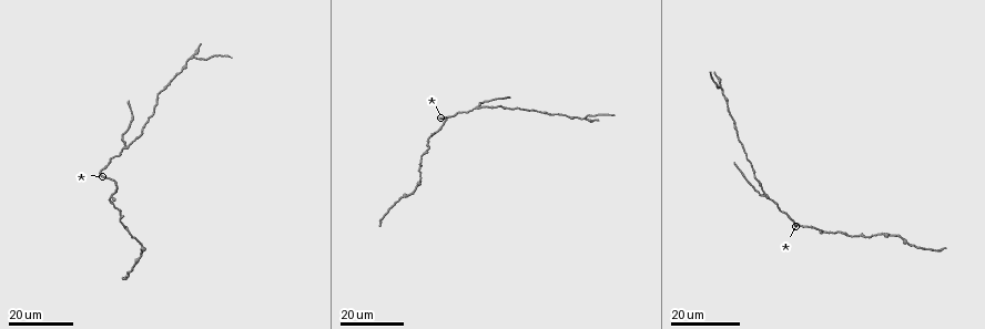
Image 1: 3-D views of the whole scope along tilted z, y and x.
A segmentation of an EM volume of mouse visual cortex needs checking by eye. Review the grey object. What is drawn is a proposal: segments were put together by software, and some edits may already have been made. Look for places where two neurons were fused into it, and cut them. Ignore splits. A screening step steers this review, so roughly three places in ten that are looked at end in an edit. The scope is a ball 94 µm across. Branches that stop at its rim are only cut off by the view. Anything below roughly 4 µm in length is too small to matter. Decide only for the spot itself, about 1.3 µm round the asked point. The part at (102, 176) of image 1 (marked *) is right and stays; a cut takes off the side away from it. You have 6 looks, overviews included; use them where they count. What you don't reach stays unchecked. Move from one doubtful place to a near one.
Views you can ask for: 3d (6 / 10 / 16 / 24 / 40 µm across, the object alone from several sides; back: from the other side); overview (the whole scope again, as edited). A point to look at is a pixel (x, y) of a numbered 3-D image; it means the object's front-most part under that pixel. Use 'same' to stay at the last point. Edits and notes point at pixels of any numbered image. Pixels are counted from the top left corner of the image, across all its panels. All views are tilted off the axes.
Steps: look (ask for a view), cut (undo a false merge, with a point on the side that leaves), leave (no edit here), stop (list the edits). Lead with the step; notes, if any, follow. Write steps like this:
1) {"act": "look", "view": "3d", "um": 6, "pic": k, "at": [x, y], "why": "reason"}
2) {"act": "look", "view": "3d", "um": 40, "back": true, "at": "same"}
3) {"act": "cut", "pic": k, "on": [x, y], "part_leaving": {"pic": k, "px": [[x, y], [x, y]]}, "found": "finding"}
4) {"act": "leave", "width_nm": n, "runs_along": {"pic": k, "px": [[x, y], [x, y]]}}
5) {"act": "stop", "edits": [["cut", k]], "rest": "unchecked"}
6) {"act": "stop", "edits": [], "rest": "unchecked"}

{"act": "look", "view": "3d", "um": 16, "pic": 1, "at": [127, 146]}

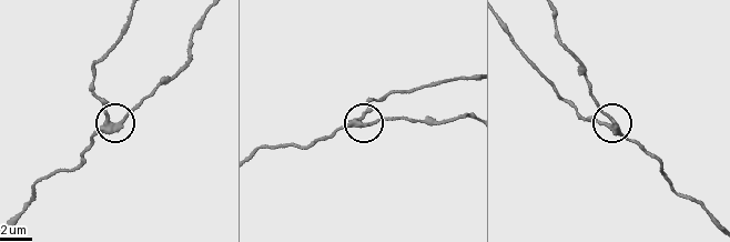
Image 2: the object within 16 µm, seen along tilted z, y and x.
{"act": "look", "view": "3d", "um": 10, "pic": 2, "at": [608, 125], "why": "closer look"}

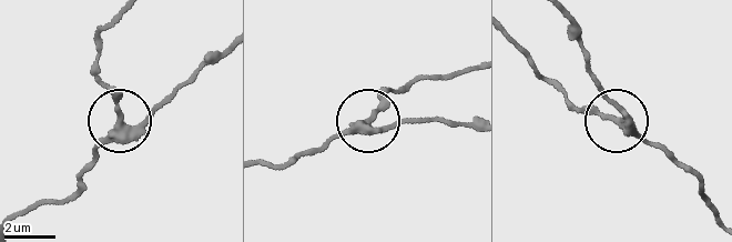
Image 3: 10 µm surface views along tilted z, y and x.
{"act": "cut", "pic": 3, "on": [117, 97], "part_leaving": {"pic": 3, "px": [[117, 121], [99, 72], [98, 49], [102, 32], [122, 17]]}, "found": "a second neuron is stuck on"}

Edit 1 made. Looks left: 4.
{"act": "look", "view": "3d", "um": 16, "pic": 1, "at": [825, 233], "why": "narrows sharply"}

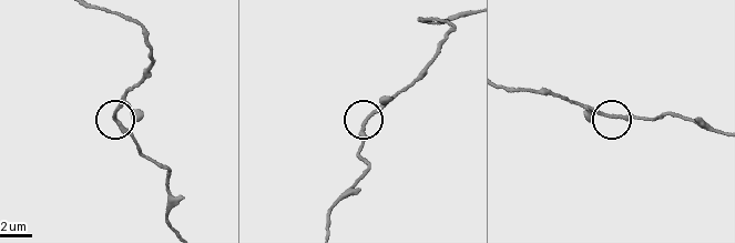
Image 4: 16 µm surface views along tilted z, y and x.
{"act": "look", "view": "3d", "um": 6, "pic": 4, "at": [369, 113], "why": "closer look"}

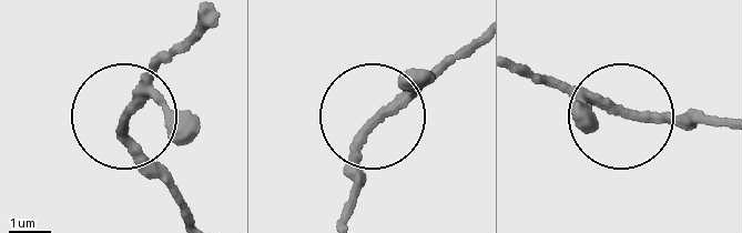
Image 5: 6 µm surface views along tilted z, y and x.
{"act": "leave", "found": "one neuron here"}

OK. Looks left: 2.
{"act": "look", "view": "3d", "um": 16, "pic": 1, "at": [123, 227], "why": "sudden change in width"}

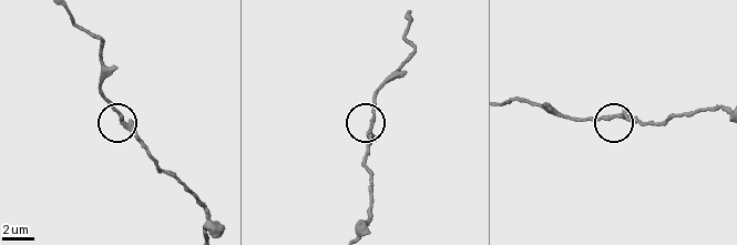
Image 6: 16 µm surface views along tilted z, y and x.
{"act": "look", "view": "3d", "um": 6, "pic": 6, "at": [373, 118]}

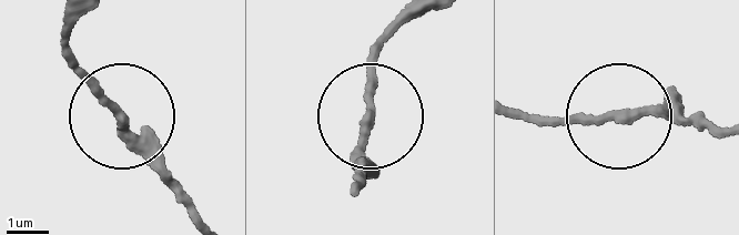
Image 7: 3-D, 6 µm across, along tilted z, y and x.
{"act": "leave", "runs_along": {"pic": 7, "px": [[73, 16], [70, 48], [128, 120], [133, 146], [171, 183]]}, "found": "one neuron here"}

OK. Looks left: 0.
{"act": "stop", "edits": [["cut", 3]], "rest": "unchecked"}

